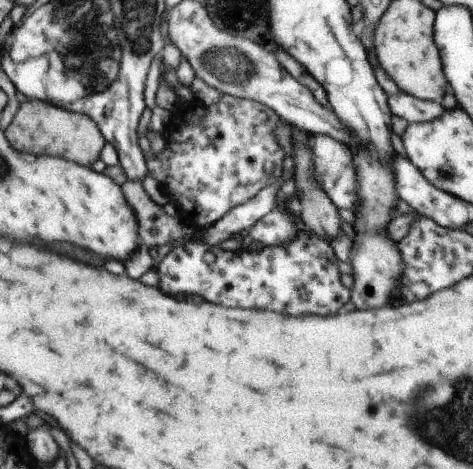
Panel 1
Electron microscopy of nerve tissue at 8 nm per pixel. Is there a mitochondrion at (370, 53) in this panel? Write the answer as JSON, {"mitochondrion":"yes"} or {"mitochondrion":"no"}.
{"mitochondrion":"no"}

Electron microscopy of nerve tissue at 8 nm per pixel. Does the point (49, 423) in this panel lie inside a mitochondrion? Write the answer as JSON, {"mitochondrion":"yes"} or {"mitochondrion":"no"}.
{"mitochondrion":"no"}

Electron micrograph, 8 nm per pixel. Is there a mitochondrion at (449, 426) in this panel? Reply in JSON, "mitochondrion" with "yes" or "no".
{"mitochondrion":"yes"}

